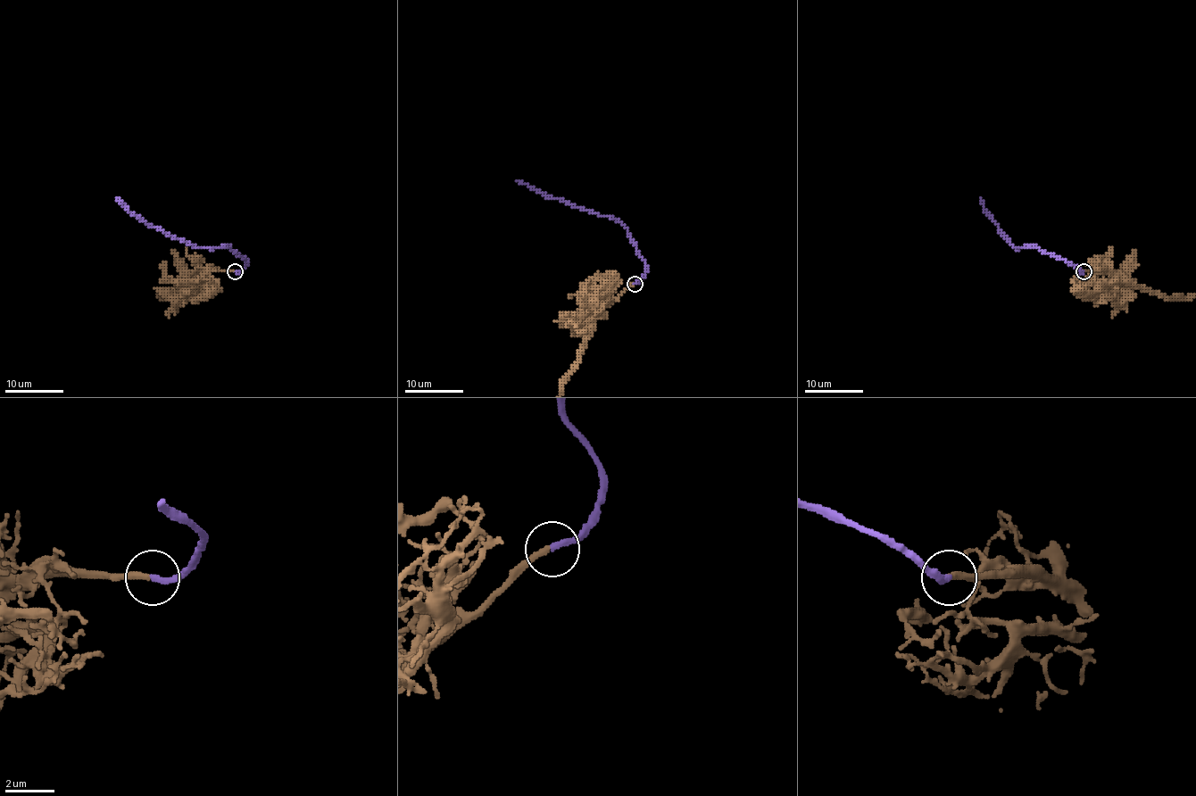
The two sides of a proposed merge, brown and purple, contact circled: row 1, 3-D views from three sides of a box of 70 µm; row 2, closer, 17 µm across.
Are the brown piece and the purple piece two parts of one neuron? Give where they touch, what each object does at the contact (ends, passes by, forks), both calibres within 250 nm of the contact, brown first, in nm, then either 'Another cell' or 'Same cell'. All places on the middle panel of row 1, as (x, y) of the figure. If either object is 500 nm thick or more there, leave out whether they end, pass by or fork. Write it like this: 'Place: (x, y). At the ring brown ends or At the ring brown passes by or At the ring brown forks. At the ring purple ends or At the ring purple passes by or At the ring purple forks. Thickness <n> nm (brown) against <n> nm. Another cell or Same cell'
Place: (635, 284). At the ring brown ends. At the ring purple ends. Thickness 280 nm (brown) against 260 nm. Same cell

